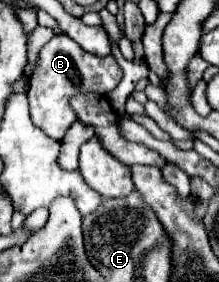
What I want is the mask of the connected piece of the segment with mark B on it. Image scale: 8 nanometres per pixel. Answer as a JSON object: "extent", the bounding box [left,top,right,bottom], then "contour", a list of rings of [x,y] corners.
{"extent":[28,34,122,140],"contour":[[[66,34],[54,36],[42,50],[36,62],[36,70],[30,78],[28,102],[30,102],[30,116],[32,122],[42,128],[50,138],[60,140],[70,124],[76,120],[76,112],[70,106],[70,98],[82,92],[96,92],[106,96],[112,92],[118,82],[122,80],[122,68],[112,56],[92,56],[84,52],[72,38]]]}

